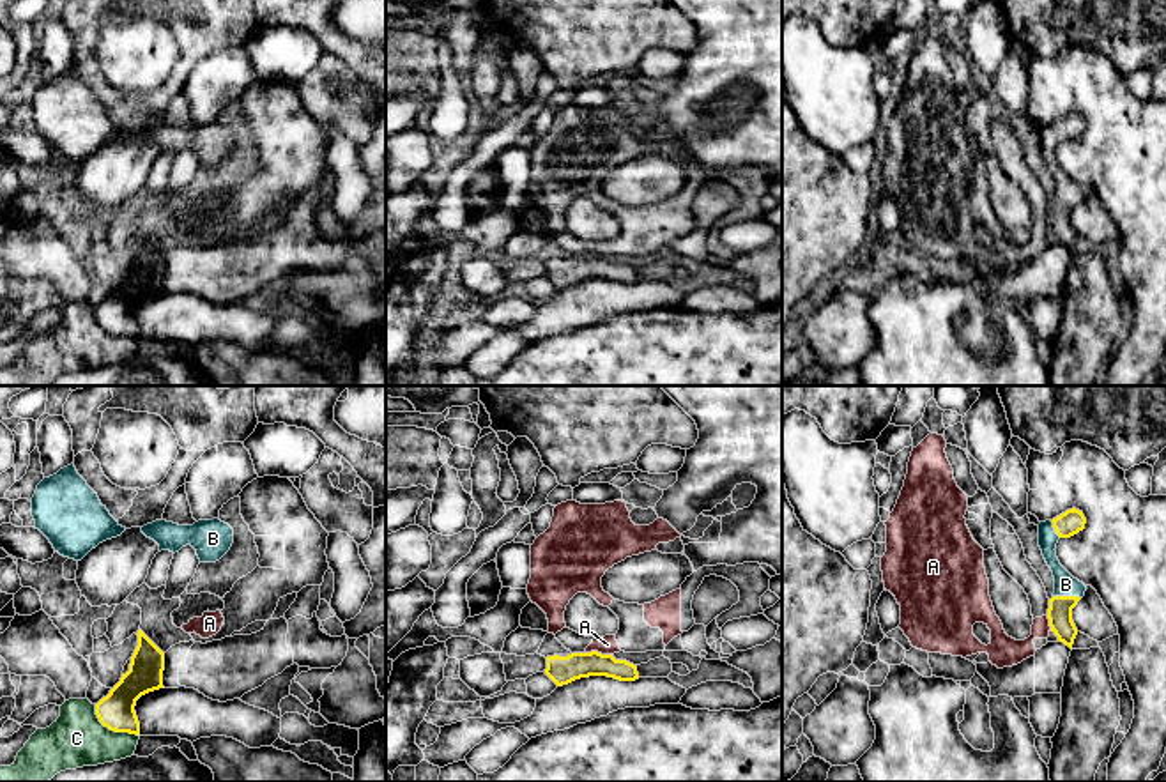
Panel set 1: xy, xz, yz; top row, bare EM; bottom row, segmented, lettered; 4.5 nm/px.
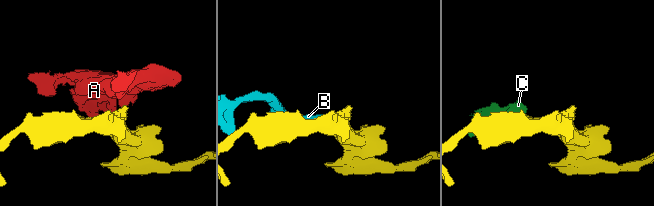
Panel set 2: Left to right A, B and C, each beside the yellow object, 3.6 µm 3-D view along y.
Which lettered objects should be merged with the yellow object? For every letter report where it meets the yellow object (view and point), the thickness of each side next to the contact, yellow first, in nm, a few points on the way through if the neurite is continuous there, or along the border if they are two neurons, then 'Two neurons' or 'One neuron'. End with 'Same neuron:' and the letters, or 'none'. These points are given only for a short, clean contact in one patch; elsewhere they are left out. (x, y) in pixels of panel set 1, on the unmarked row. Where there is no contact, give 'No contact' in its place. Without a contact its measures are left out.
A: Touches yellow at xz (597, 255). Thickness 130 nm (yellow) against 90 nm. Two neurons
B: Touches yellow at yz (1067, 200). Thickness 110 nm (yellow) against 100 nm. One neuron
C: Touches yellow at xy (112, 333). Thickness 160 nm (yellow) against 240 nm. Boundary: xy (94, 308), (94, 317), (105, 329), (138, 340). Two neurons
Same neuron: B

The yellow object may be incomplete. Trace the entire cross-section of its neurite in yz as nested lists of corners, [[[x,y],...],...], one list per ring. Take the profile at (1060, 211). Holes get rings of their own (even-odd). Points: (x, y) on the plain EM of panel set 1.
[[[1072,111],[1053,124],[1039,127],[1039,150],[1055,180],[1055,196],[1049,203],[1047,223],[1051,235],[1060,246],[1072,253],[1078,232],[1072,225],[1072,212],[1085,200],[1086,189],[1074,182],[1056,161],[1060,142],[1070,142],[1085,133],[1083,115]]]

